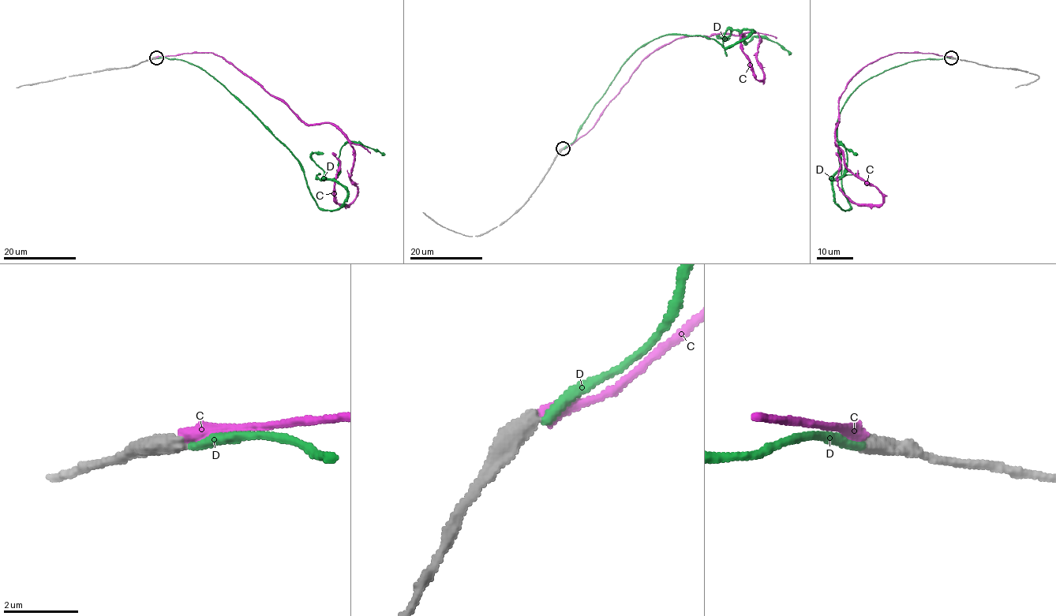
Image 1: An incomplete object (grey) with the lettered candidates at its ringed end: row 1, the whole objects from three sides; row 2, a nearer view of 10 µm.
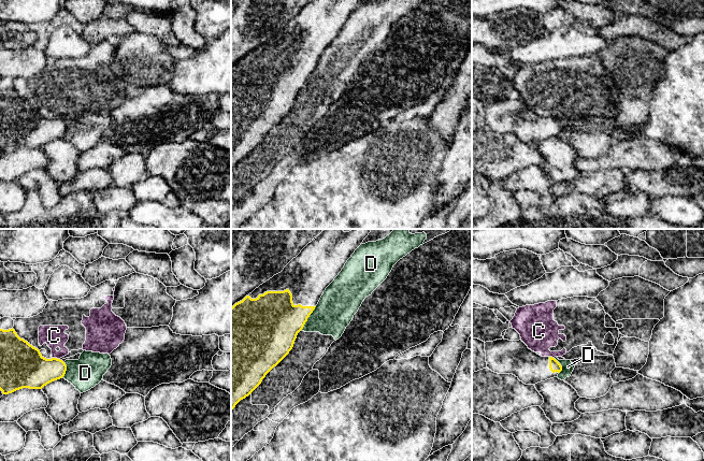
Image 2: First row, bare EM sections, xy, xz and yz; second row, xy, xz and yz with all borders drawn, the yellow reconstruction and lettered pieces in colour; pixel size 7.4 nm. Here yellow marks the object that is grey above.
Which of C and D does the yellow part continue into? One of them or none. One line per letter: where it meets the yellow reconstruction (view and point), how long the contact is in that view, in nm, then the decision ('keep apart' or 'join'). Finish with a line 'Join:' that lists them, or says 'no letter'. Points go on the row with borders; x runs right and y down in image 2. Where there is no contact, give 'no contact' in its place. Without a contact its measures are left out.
C: contact xy (56, 358); length 70 nm; keep apart
D: contact xz (307, 317); length 220 nm; keep apart
Join: no letter

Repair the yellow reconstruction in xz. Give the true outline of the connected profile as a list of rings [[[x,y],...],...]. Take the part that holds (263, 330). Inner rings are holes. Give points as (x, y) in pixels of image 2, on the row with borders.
[[[325,229],[319,235],[308,243],[301,253],[293,258],[284,270],[274,275],[272,278],[260,285],[252,293],[246,296],[242,301],[235,303],[231,307],[231,410],[235,405],[246,397],[248,397],[262,381],[265,375],[276,366],[292,349],[298,333],[303,329],[307,318],[315,309],[326,288],[334,280],[339,273],[344,268],[347,260],[351,257],[355,250],[361,245],[363,240],[369,235],[372,229],[353,229],[349,232],[344,232],[342,229]]]

